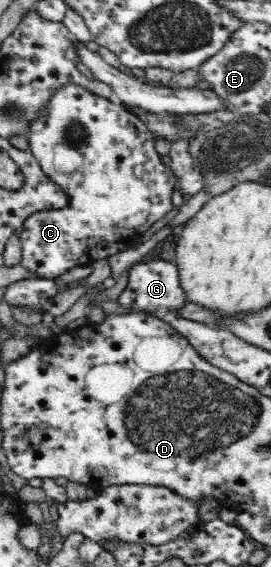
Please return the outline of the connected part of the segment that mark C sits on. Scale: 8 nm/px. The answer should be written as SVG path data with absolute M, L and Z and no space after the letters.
M67 84L67 86L59 88L59 90L55 90L55 94L51 96L47 108L31 122L27 140L30 144L28 150L37 159L43 172L67 195L67 206L63 206L59 210L39 211L31 214L17 232L22 245L22 260L20 264L23 268L38 276L36 281L50 282L73 268L78 266L89 267L97 260L108 259L110 256L133 248L136 240L143 236L155 222L165 217L165 214L172 209L171 194L173 194L177 187L176 180L171 167L165 165L161 161L161 155L155 151L155 134L147 127L147 123L139 119L135 113L125 110L115 98L103 98L89 92L78 84Z

